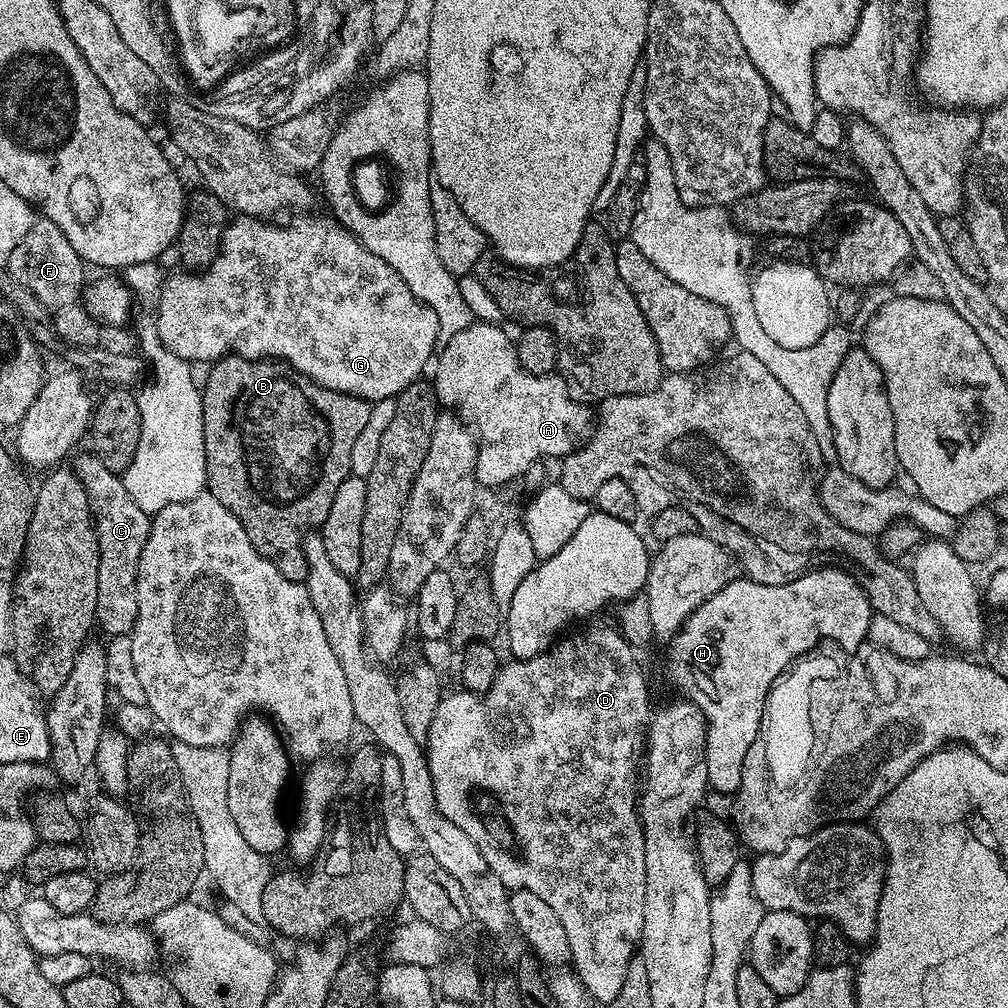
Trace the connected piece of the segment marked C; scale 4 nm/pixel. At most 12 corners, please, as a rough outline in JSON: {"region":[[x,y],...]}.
{"region":[[96,456],[74,471],[100,551],[96,624],[127,636],[152,521]]}

